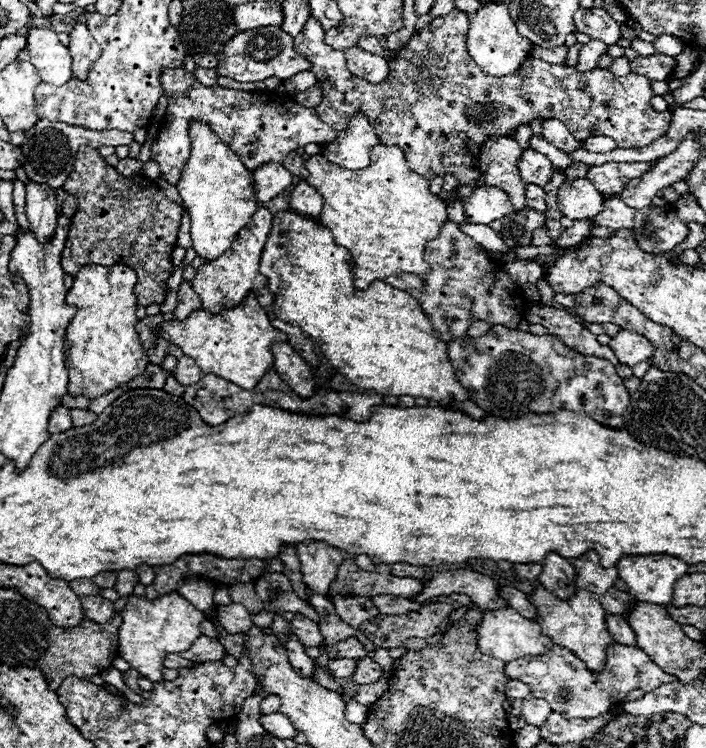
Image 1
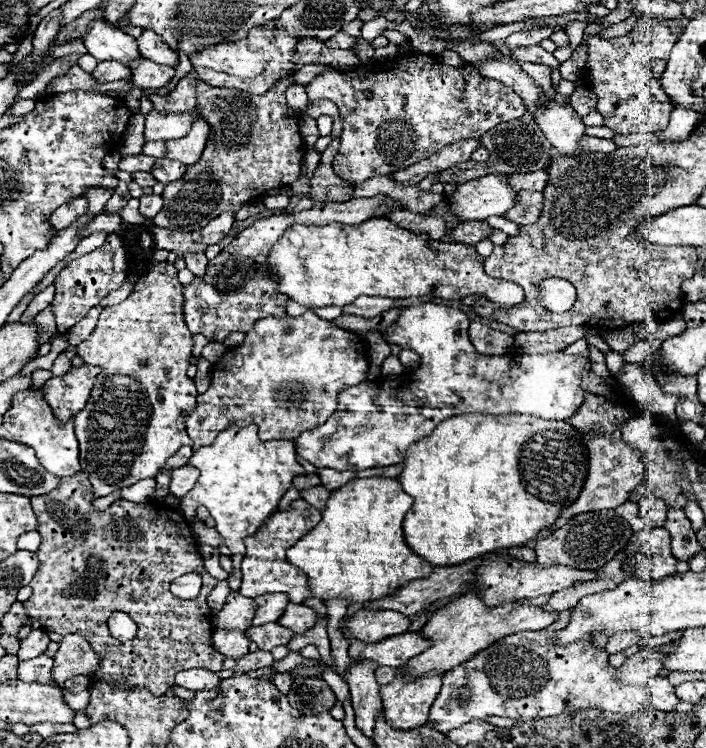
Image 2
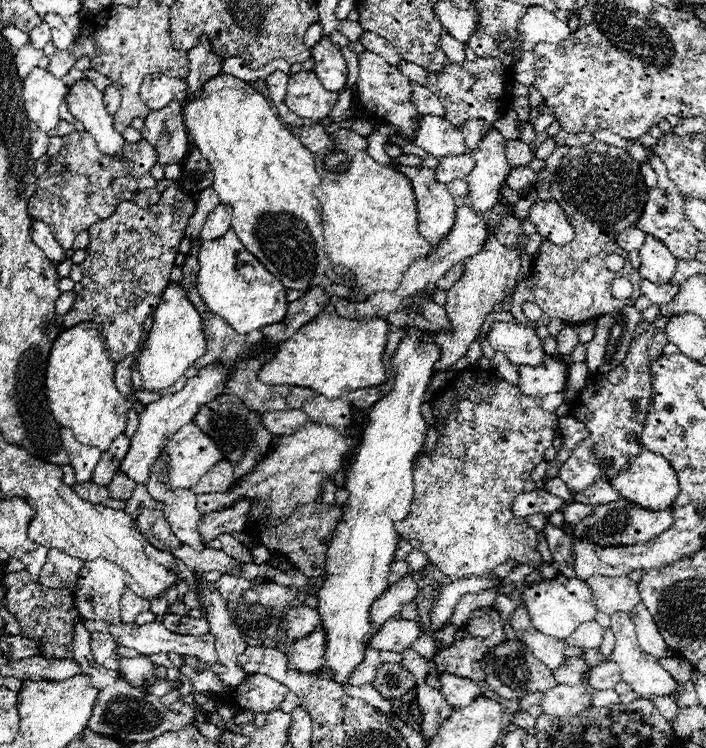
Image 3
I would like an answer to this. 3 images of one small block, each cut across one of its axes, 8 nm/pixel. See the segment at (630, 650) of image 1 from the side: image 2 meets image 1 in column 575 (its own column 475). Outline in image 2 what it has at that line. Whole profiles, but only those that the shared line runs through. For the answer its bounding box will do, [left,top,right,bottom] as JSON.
[428,610,654,732]

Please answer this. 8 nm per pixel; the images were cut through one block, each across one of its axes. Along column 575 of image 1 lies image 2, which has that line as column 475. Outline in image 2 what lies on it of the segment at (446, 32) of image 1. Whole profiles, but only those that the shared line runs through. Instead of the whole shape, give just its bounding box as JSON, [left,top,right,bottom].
[306,54,526,184]

